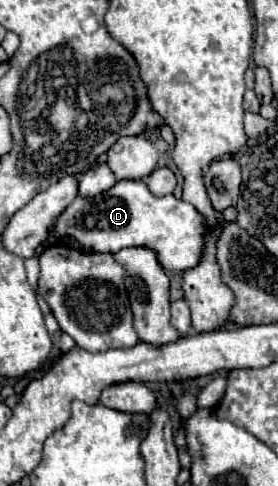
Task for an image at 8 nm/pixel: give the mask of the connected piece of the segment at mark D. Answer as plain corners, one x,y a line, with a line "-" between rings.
120,179
108,191
94,197
76,197
48,227
44,247
58,243
64,237
74,237
88,251
118,253
126,247
148,247
156,253
164,269
186,271
200,261
204,247
204,221
202,215
186,201
174,195
156,197
148,191
144,181

